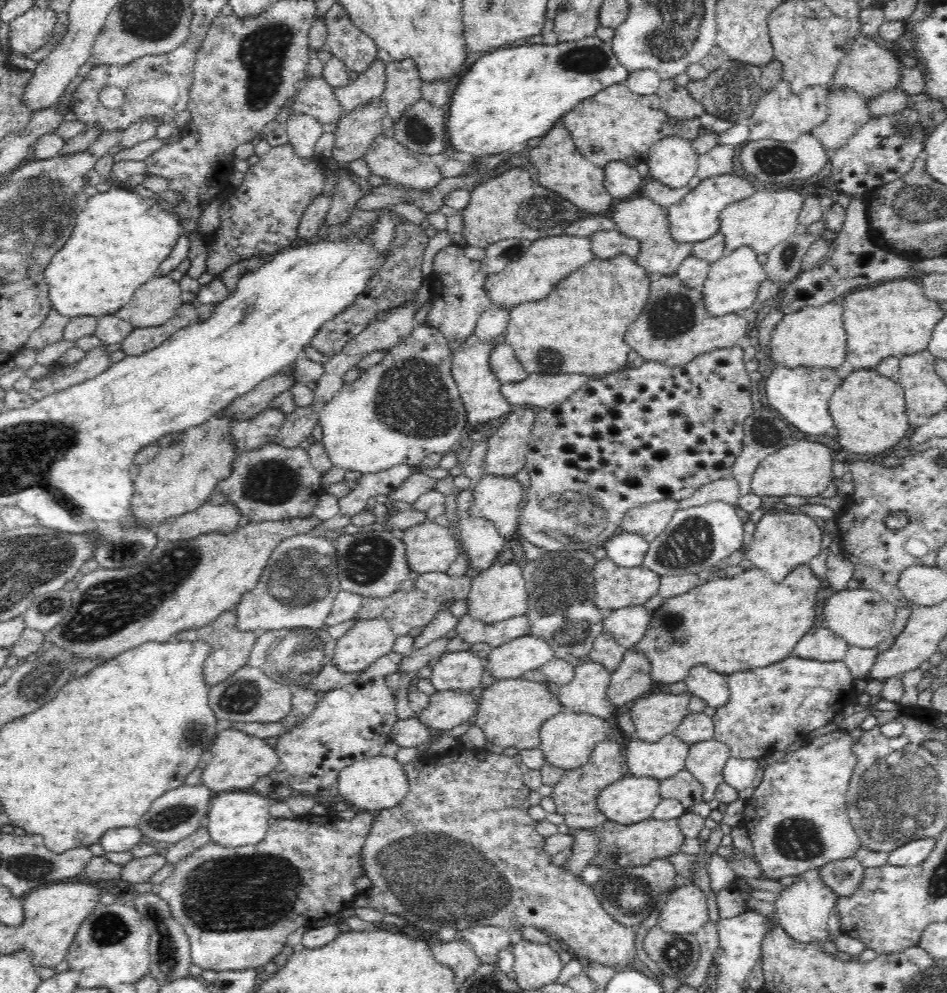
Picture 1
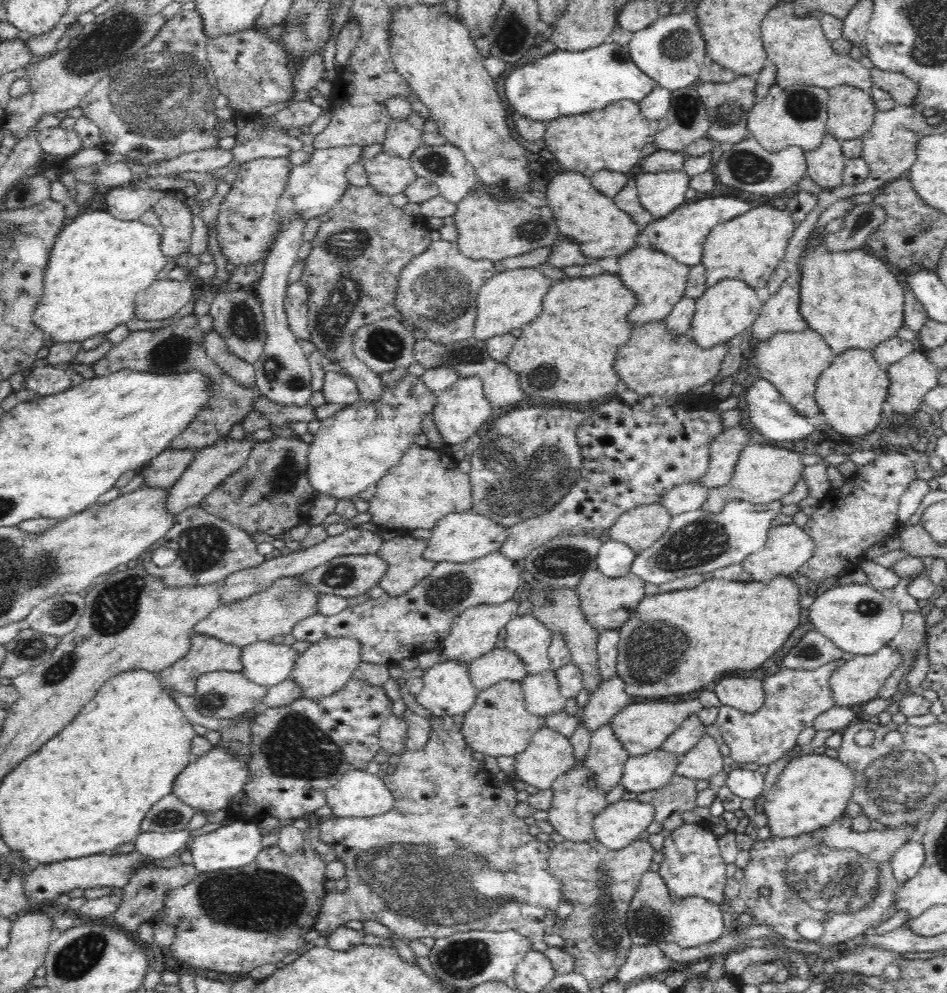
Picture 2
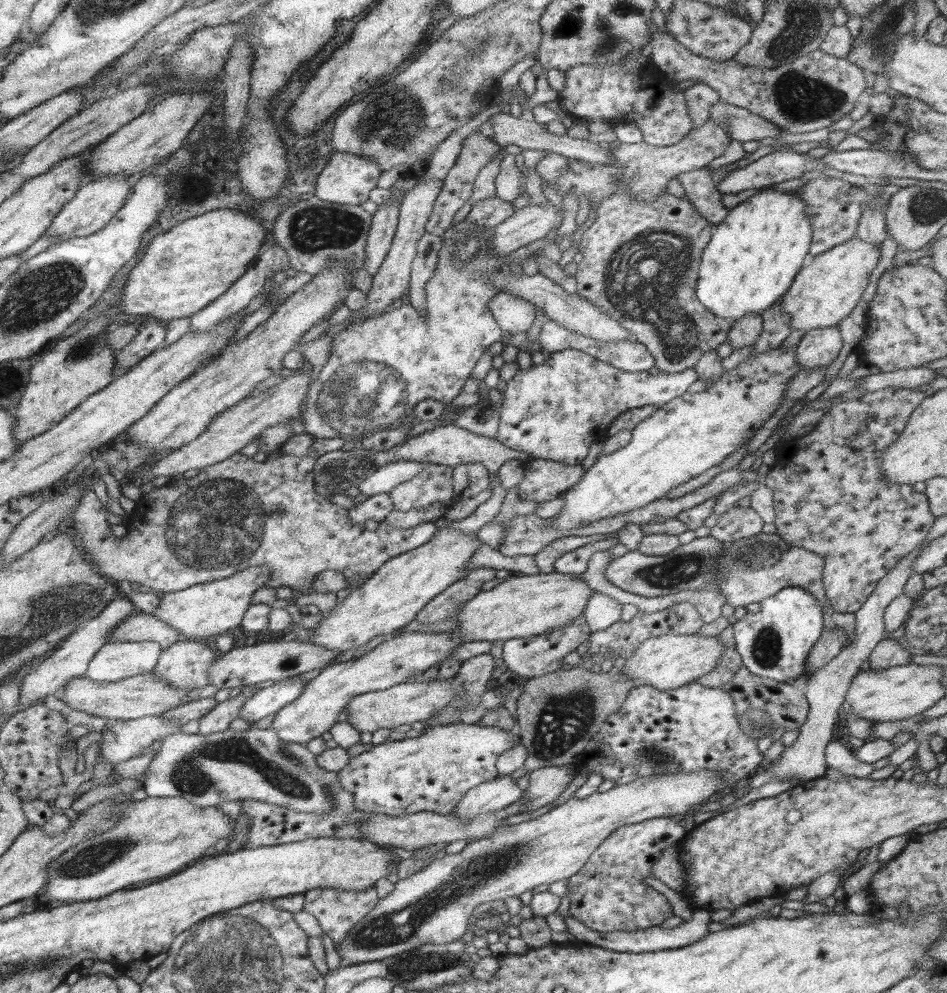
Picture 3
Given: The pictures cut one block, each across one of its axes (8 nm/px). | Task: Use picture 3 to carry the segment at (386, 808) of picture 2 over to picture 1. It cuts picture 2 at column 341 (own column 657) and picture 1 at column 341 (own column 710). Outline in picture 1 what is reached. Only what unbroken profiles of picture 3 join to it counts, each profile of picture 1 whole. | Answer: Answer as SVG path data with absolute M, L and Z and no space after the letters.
M379 755L359 760L344 768L338 778L338 794L356 811L377 813L386 808L394 808L394 805L406 798L409 790L406 771L396 757L388 758L388 756Z

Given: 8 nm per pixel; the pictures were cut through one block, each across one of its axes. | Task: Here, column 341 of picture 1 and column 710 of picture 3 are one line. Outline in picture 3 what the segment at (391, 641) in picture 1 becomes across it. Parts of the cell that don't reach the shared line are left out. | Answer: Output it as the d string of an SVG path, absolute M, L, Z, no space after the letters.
M666 634L650 637L642 641L632 656L625 658L620 675L660 691L681 688L712 671L716 667L718 659L722 657L724 649L726 648L719 636Z

